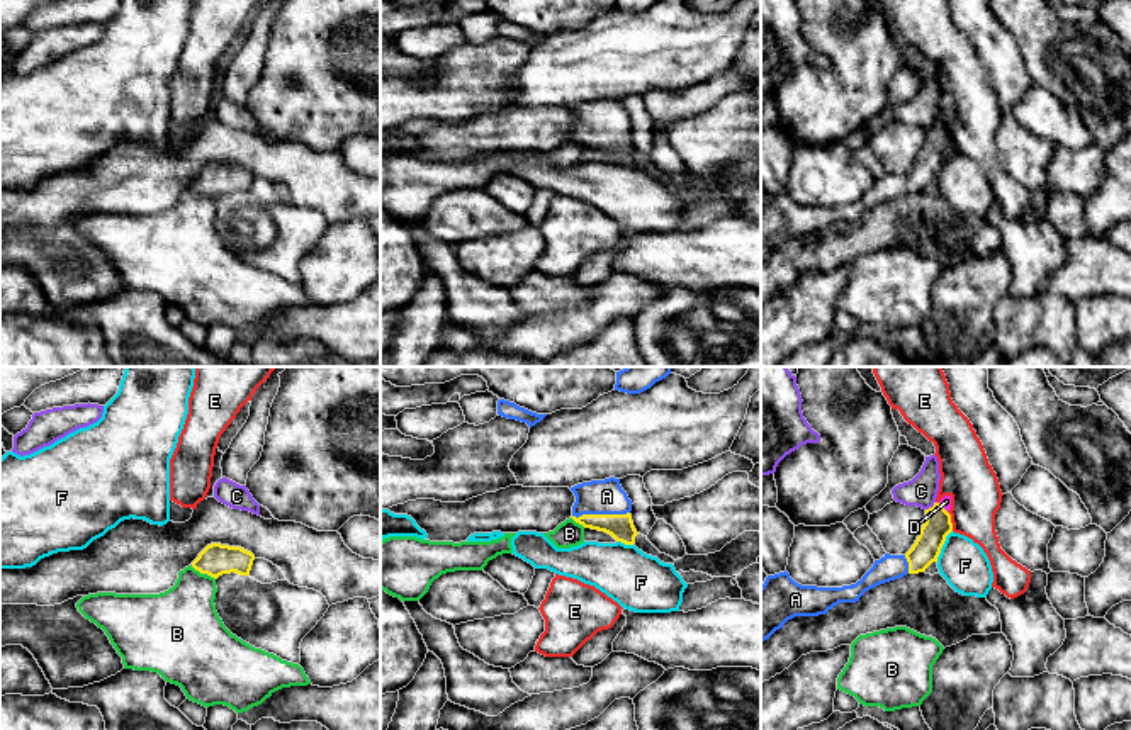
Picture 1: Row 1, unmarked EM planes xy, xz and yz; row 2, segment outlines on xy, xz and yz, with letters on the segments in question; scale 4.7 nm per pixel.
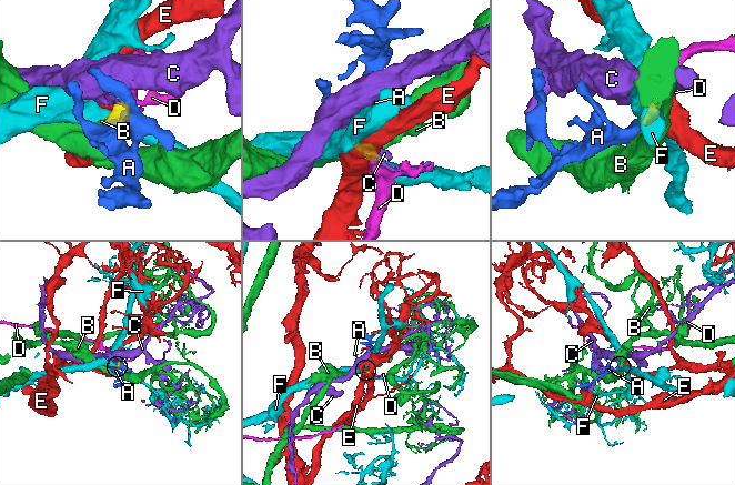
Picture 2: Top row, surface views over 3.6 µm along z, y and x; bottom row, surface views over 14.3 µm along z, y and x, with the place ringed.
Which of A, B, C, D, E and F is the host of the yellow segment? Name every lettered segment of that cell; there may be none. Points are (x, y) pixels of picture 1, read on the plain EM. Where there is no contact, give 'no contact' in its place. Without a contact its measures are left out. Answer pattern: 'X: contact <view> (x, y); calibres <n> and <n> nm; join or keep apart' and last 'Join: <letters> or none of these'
A: contact xz (600, 134); calibres 120 and 160 nm; join
B: contact xy (197, 189); calibres 150 and 320 nm; keep apart
C: contact yz (933, 126); calibres 130 and 150 nm; keep apart
D: contact yz (943, 128); calibres 130 and 50 nm; join
E: contact yz (950, 141); calibres 130 and 240 nm; keep apart
F: contact yz (943, 163); calibres 130 and 220 nm; keep apart
Join: A, D

